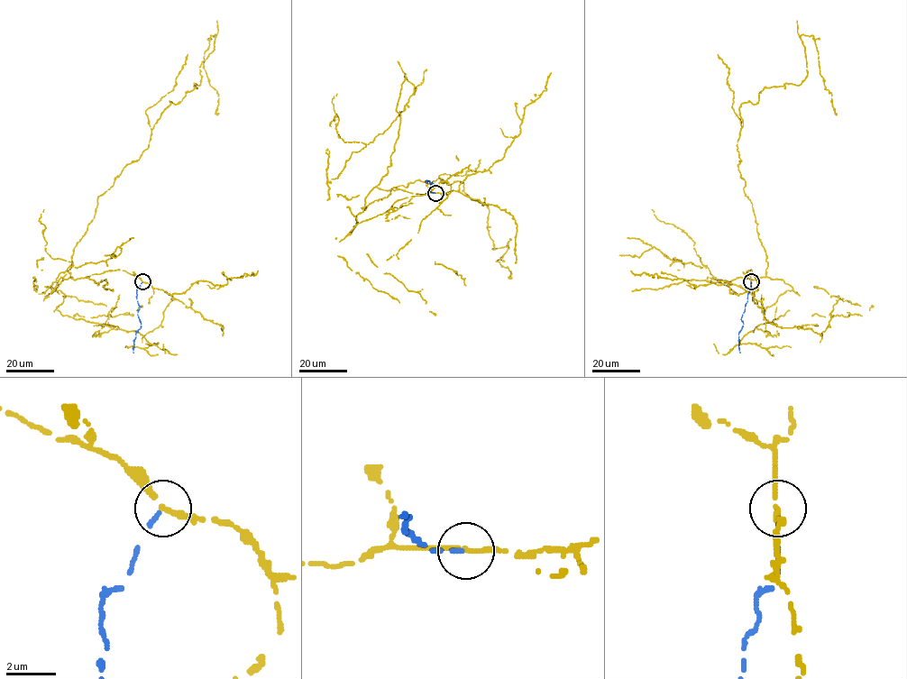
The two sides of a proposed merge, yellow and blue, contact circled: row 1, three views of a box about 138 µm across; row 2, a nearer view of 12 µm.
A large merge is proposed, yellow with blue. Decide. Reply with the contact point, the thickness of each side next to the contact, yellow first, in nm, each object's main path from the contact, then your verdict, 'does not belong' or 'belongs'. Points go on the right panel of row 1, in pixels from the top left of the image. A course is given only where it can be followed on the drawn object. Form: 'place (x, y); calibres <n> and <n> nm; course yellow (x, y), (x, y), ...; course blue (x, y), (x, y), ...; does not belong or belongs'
place (751, 281); calibres 200 and 150 nm; course yellow (750, 281), (767, 262), (738, 168), (739, 106), (804, 79), (803, 34), (835, 113); course blue (750, 282), (741, 318), (744, 324), (738, 333), (740, 353); does not belong

